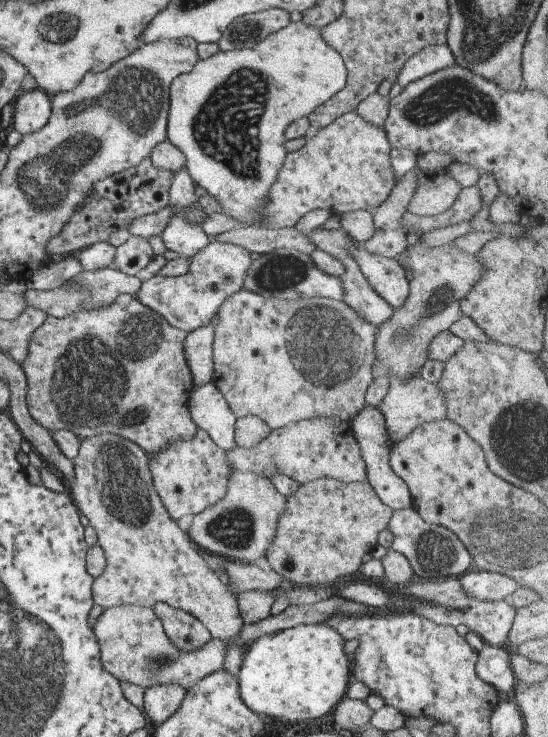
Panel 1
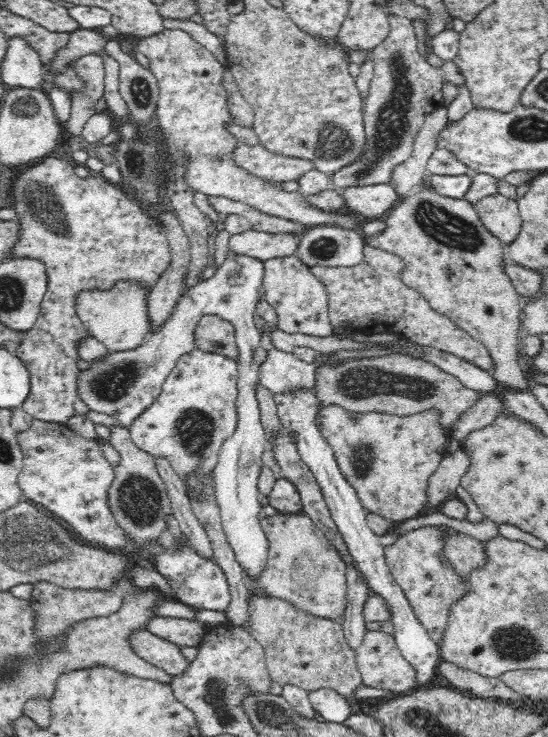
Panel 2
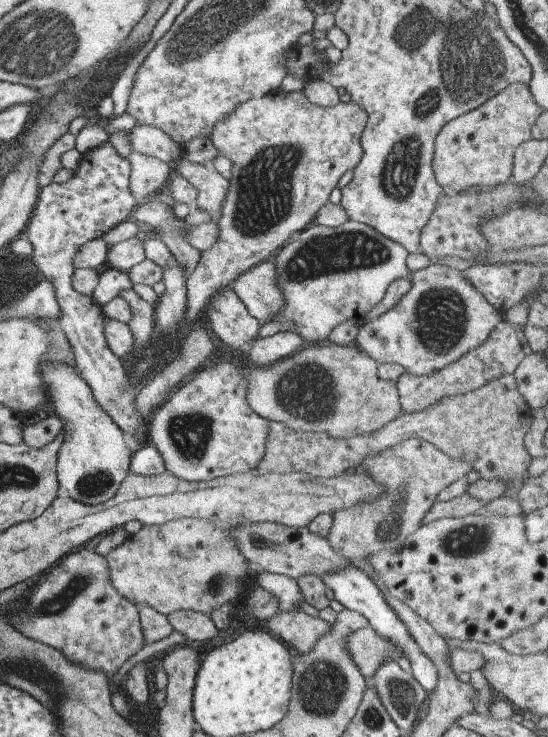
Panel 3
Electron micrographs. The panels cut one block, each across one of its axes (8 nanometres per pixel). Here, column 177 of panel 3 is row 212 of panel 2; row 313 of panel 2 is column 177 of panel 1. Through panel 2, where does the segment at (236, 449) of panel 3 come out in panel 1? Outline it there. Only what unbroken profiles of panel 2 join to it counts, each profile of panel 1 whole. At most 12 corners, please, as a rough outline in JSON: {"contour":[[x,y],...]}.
{"contour":[[198,427],[149,457],[173,521],[222,500],[233,472]]}

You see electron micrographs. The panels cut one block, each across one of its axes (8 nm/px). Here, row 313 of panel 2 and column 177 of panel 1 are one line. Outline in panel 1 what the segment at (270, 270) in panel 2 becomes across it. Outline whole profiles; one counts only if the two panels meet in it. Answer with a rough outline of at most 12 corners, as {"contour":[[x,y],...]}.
{"contour":[[211,240],[137,301],[171,327],[207,325],[242,289],[254,254]]}

